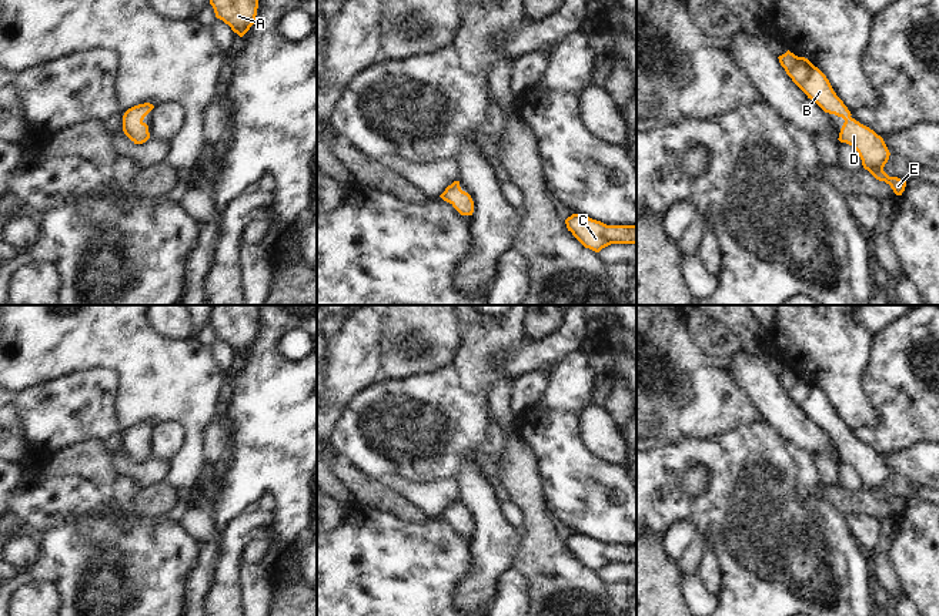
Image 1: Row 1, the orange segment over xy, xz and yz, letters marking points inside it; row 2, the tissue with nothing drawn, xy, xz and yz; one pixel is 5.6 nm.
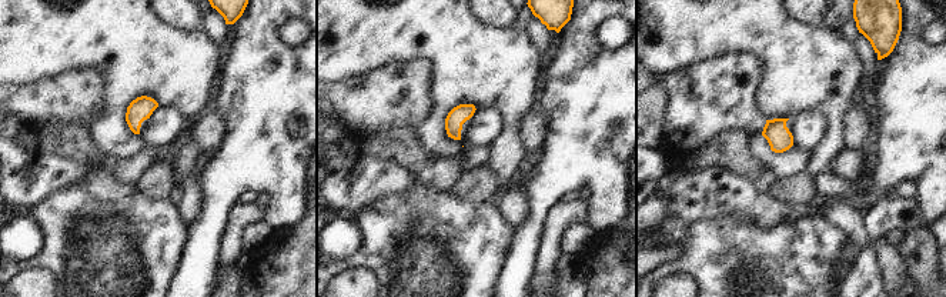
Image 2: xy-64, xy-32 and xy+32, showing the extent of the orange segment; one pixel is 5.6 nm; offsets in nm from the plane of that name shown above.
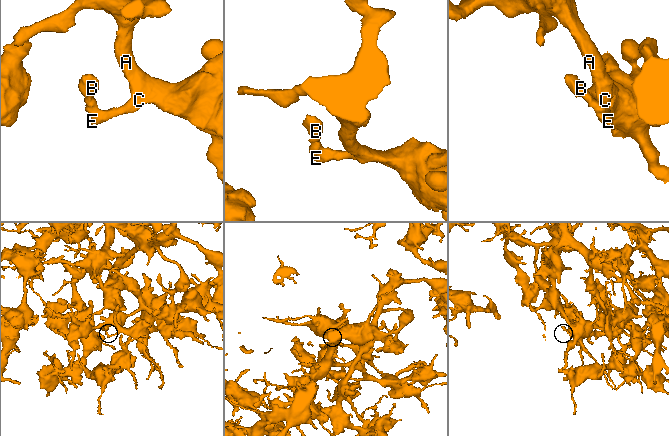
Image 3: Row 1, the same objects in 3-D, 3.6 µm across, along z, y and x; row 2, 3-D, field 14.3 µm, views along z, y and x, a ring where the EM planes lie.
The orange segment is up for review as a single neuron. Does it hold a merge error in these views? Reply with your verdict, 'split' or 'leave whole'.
leave whole

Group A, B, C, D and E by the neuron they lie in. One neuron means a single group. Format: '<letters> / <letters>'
A B C D E

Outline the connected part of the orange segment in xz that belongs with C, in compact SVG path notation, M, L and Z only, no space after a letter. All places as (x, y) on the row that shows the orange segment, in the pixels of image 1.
M572 214L565 224L585 248L595 252L611 244L636 245L636 225L606 225L582 214Z

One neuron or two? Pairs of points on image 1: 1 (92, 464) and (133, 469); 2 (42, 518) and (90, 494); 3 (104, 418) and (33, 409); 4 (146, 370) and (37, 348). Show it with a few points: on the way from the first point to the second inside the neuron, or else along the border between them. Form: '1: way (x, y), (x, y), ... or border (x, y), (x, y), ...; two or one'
1: border (110, 459), (117, 474); two
2: way (53, 505), (63, 498), (77, 498); one
3: way (87, 418), (50, 414); one
4: way (119, 348), (64, 348); one

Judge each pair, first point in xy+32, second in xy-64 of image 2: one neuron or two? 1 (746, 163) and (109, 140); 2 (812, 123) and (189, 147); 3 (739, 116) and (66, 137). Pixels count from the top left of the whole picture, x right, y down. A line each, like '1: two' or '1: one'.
1: two
2: two
3: two

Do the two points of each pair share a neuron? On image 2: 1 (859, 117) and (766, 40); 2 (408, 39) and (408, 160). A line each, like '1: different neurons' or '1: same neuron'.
1: different neurons
2: different neurons

